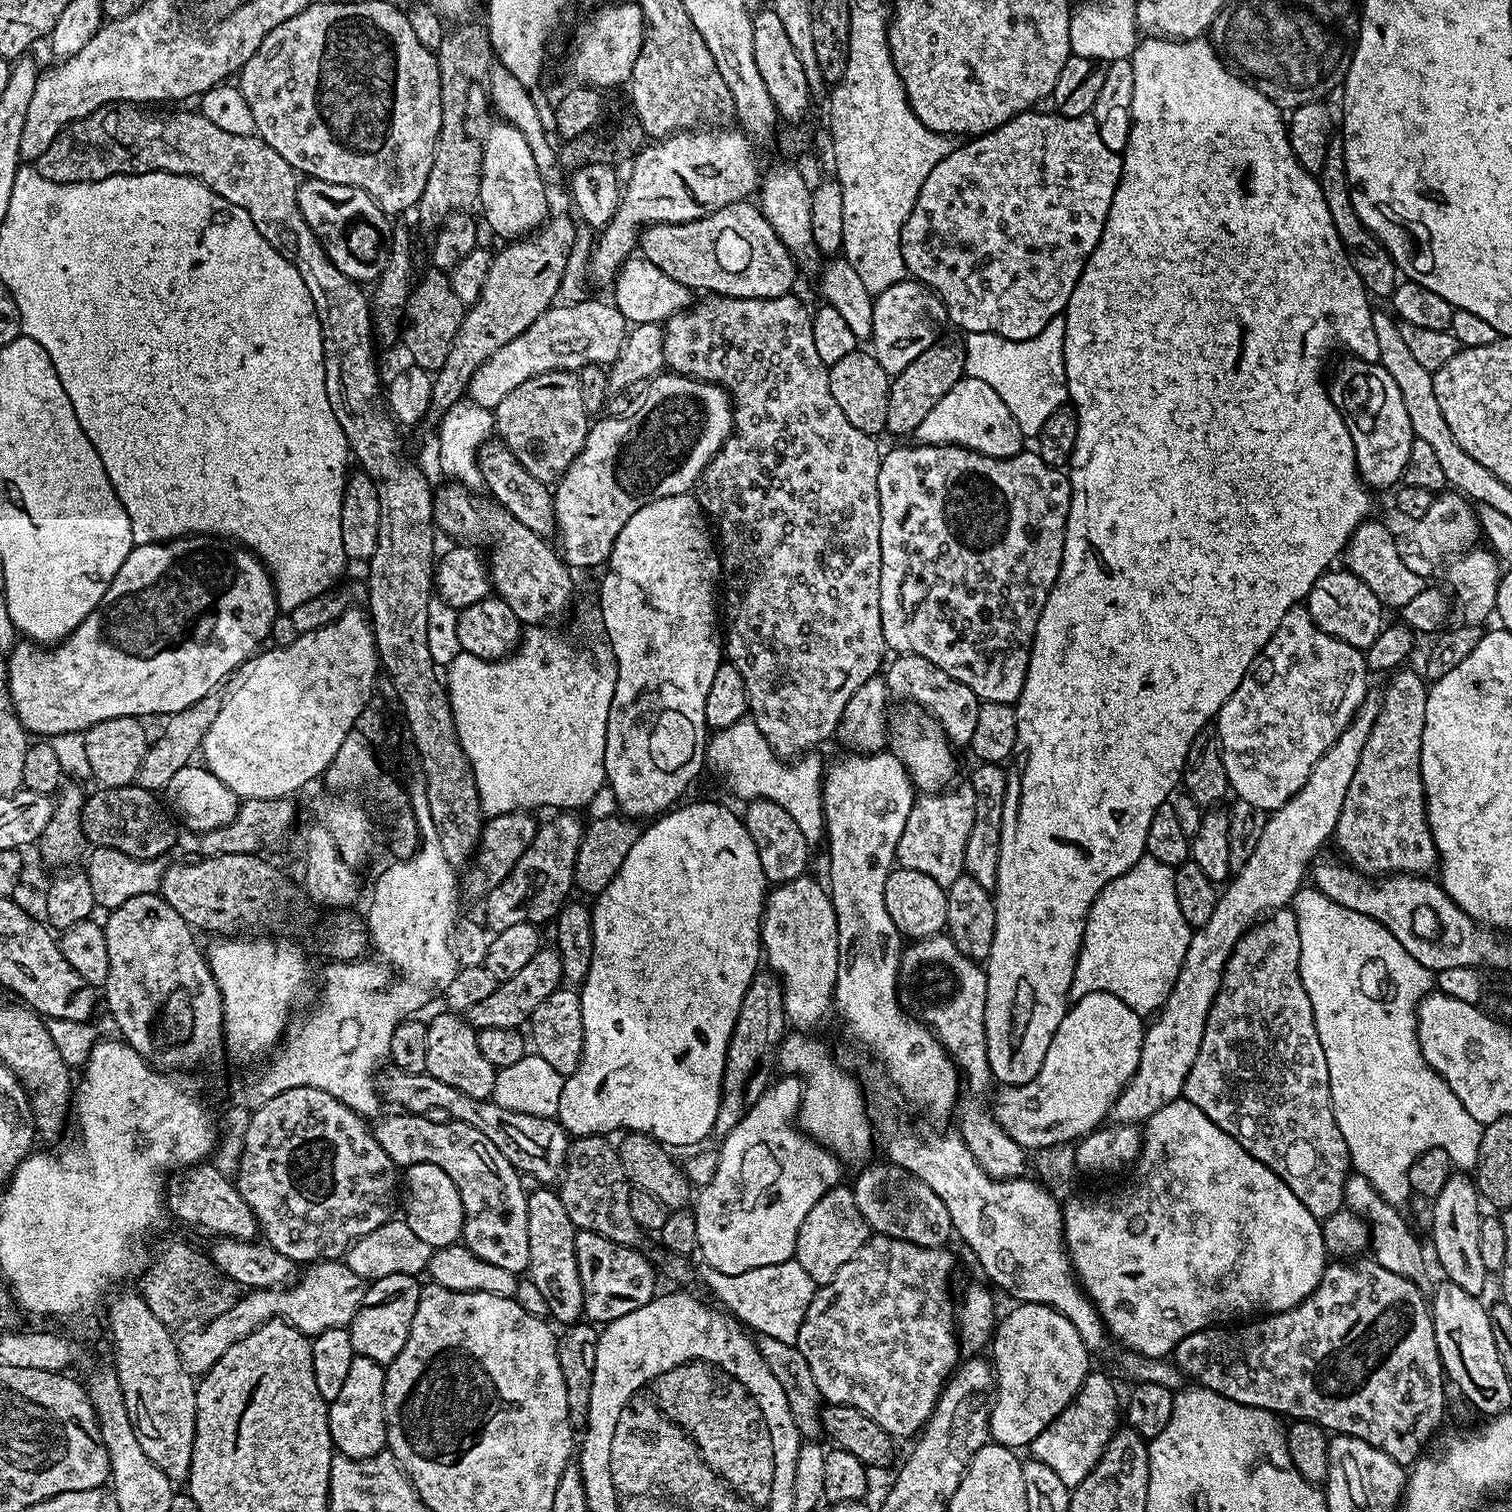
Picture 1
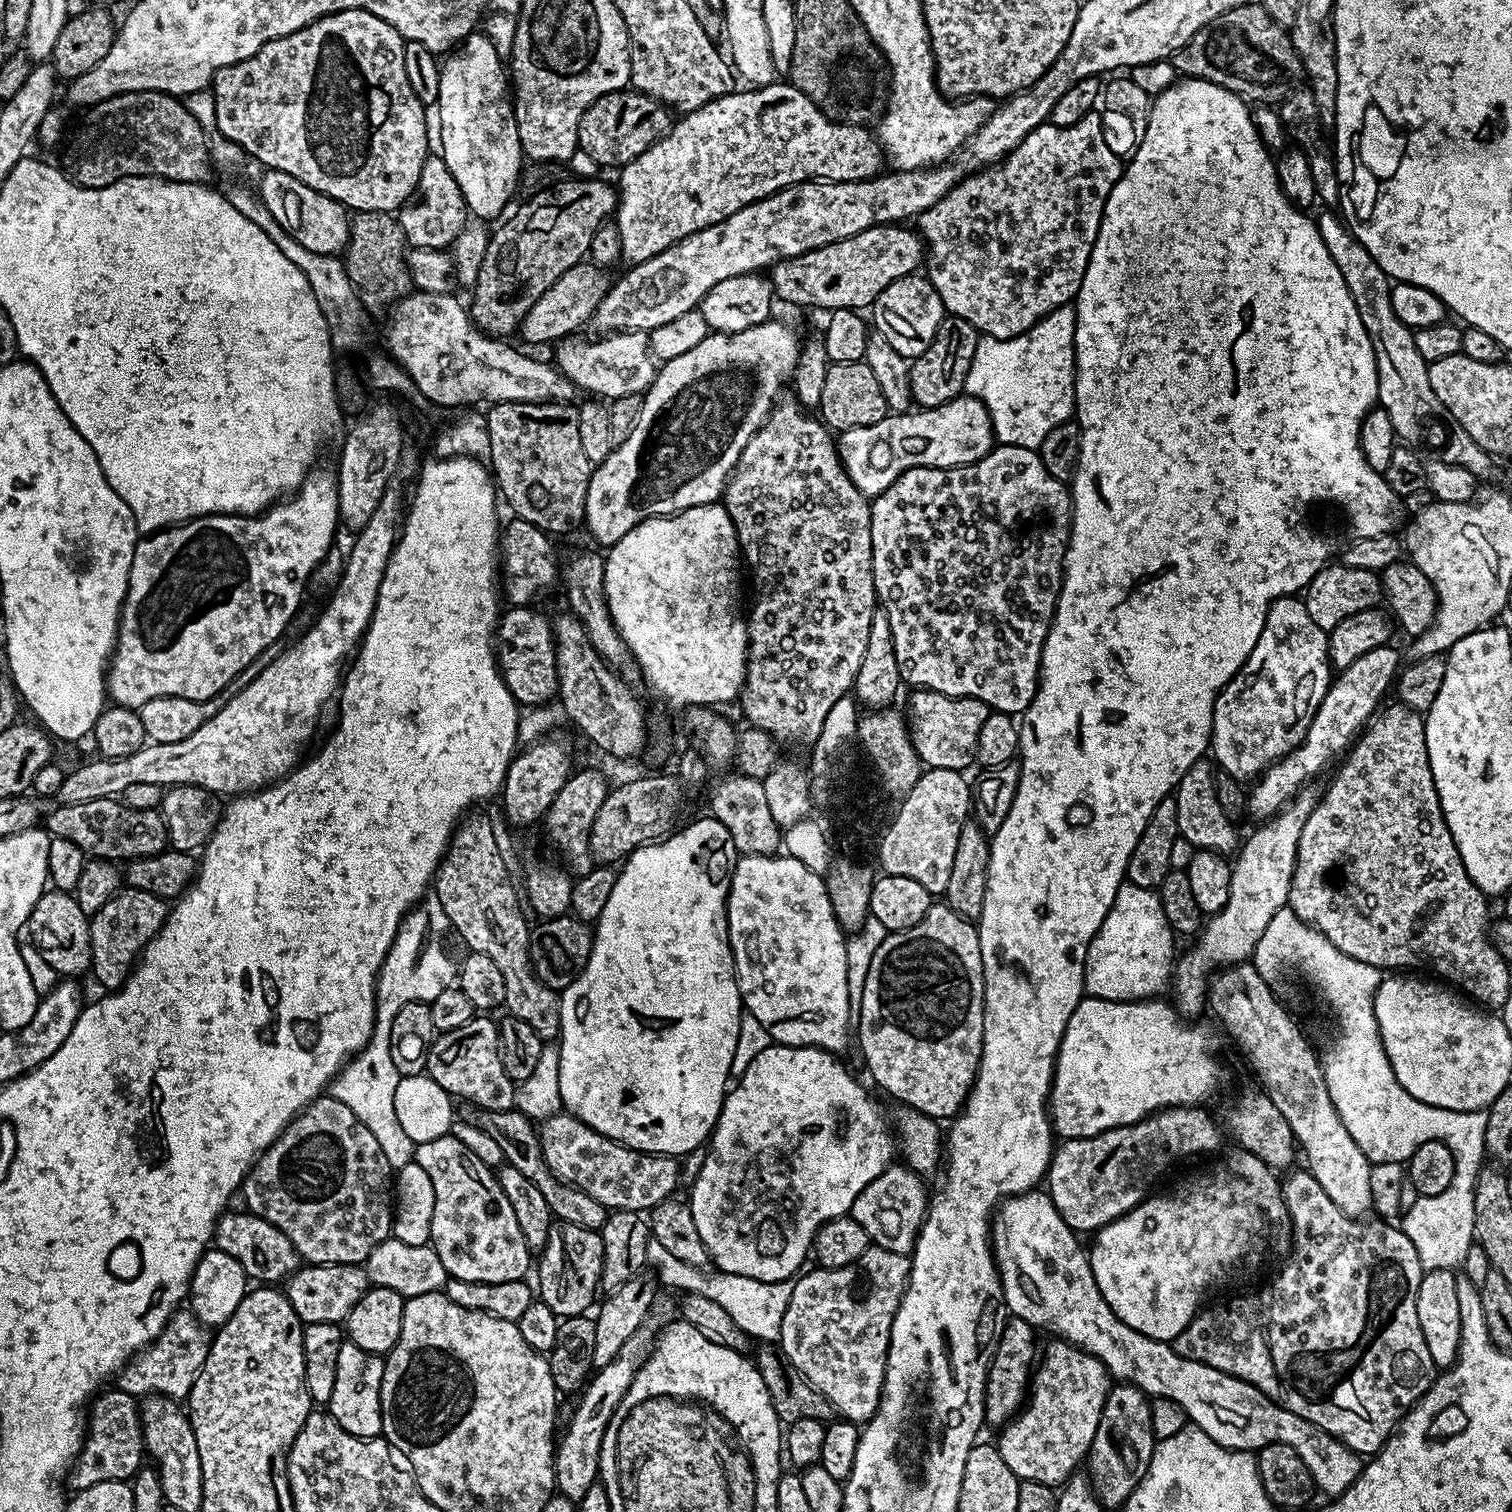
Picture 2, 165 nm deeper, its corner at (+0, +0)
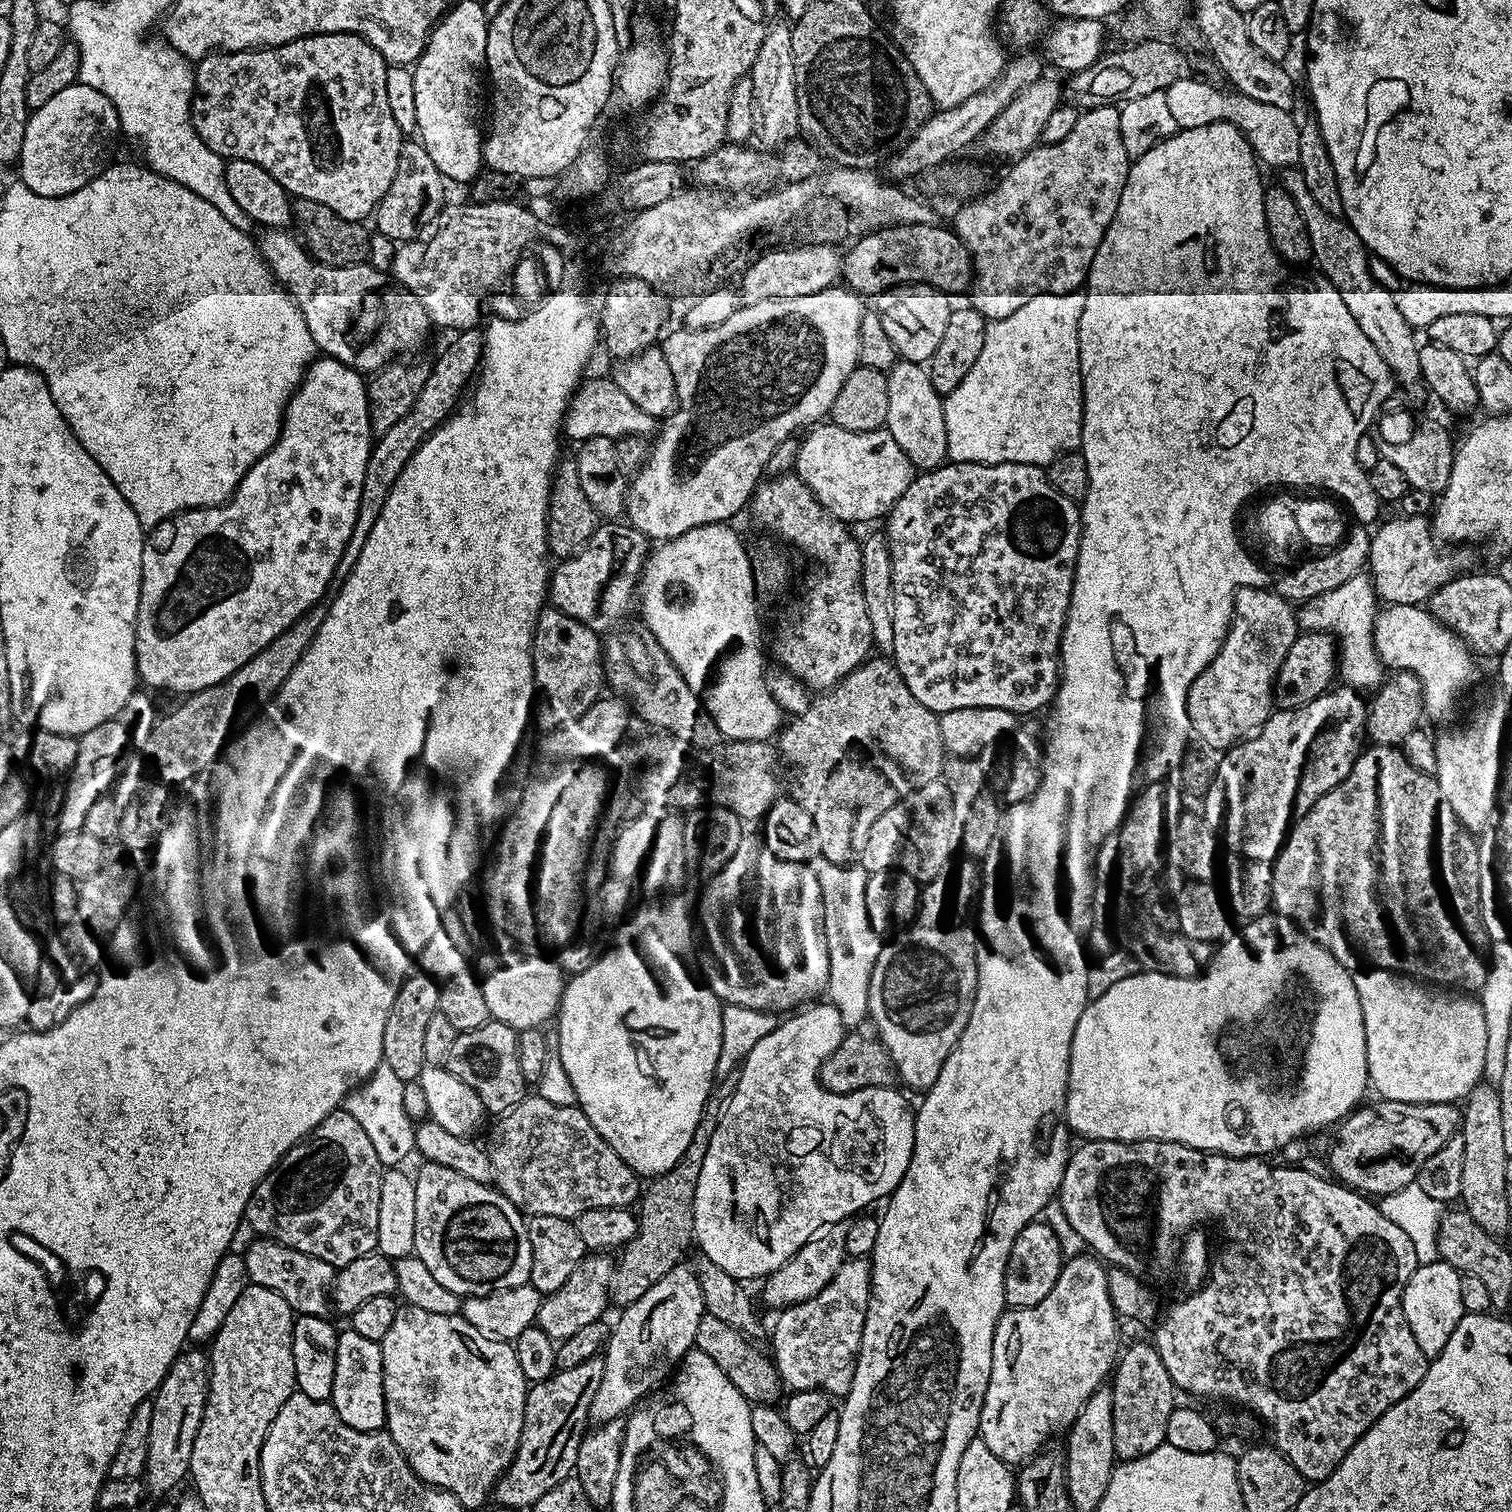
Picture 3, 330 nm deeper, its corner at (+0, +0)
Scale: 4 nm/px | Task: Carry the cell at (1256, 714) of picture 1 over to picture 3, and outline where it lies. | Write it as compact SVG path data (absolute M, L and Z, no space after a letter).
M1267 587L1240 588L1236 591L1232 625L1228 627L1224 645L1218 650L1214 662L1210 662L1210 666L1198 674L1188 691L1188 717L1192 731L1200 742L1227 750L1263 726L1274 711L1276 675L1286 654L1290 654L1290 646L1294 646L1297 635L1296 608L1289 601L1283 600L1277 592Z

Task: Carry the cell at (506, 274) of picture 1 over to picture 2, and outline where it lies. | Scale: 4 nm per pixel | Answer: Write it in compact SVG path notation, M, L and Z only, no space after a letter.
M563 180L546 191L529 197L508 220L489 235L485 257L478 270L478 278L472 285L472 304L469 313L477 328L485 335L506 338L519 329L521 321L534 303L566 272L586 257L594 230L602 226L615 213L618 192L604 180Z

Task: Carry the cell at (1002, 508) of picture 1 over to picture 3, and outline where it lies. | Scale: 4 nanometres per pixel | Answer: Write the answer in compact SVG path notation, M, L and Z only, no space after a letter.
M945 462L939 468L924 470L910 482L910 486L902 494L902 498L896 500L896 505L886 517L886 535L888 538L888 549L890 550L890 562L892 563L892 613L894 614L894 646L890 656L896 665L896 669L902 674L906 686L910 686L910 694L922 702L931 712L942 713L950 710L962 710L963 708L1001 708L1010 710L1017 714L1036 714L1036 711L1047 709L1056 697L1056 685L1060 683L1060 639L1064 629L1064 619L1070 606L1070 594L1074 586L1074 570L1076 559L1080 549L1080 508L1077 501L1066 498L1054 490L1048 481L1048 473L1043 467L1034 464L954 464Z

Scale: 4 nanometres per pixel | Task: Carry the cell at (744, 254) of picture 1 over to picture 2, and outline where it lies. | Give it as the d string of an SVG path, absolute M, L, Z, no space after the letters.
M899 223L867 228L850 238L835 240L818 250L778 261L770 269L777 301L809 304L812 308L850 308L864 310L872 306L892 282L913 275L925 263L926 245L919 231Z

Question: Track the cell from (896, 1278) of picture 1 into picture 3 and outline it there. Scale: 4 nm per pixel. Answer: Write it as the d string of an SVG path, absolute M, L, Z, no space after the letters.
M848 1258L818 1294L791 1304L777 1315L780 1317L772 1332L770 1355L789 1389L801 1392L819 1388L832 1398L843 1398L848 1393L871 1298L871 1263L864 1258Z

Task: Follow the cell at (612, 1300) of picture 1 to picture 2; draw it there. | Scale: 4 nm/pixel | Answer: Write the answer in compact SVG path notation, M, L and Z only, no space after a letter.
M553 1223L534 1268L534 1284L538 1289L538 1299L550 1306L550 1310L554 1310L558 1318L585 1315L592 1304L592 1295L598 1292L603 1263L604 1243L599 1231L573 1224Z

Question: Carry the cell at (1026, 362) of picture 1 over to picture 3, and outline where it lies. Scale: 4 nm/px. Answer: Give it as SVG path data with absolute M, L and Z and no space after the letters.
M1083 291L1067 292L1066 294L1038 294L1026 302L1026 306L1014 310L1010 318L993 320L986 330L986 342L982 342L982 350L974 366L970 366L970 374L958 382L958 386L943 397L944 421L946 422L946 446L948 460L954 464L1034 464L1047 466L1053 464L1064 452L1075 452L1080 446L1082 434L1082 418L1084 417L1084 387L1080 373L1080 351L1078 350L1078 322L1082 318L1084 305Z

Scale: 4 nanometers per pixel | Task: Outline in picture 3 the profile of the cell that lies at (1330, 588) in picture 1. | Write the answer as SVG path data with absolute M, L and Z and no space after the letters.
M1393 516L1393 520L1385 519L1372 532L1367 563L1376 595L1385 605L1423 605L1446 581L1471 569L1468 567L1472 564L1472 556L1467 547L1452 546L1445 556L1440 553L1441 545L1432 531L1428 516Z

